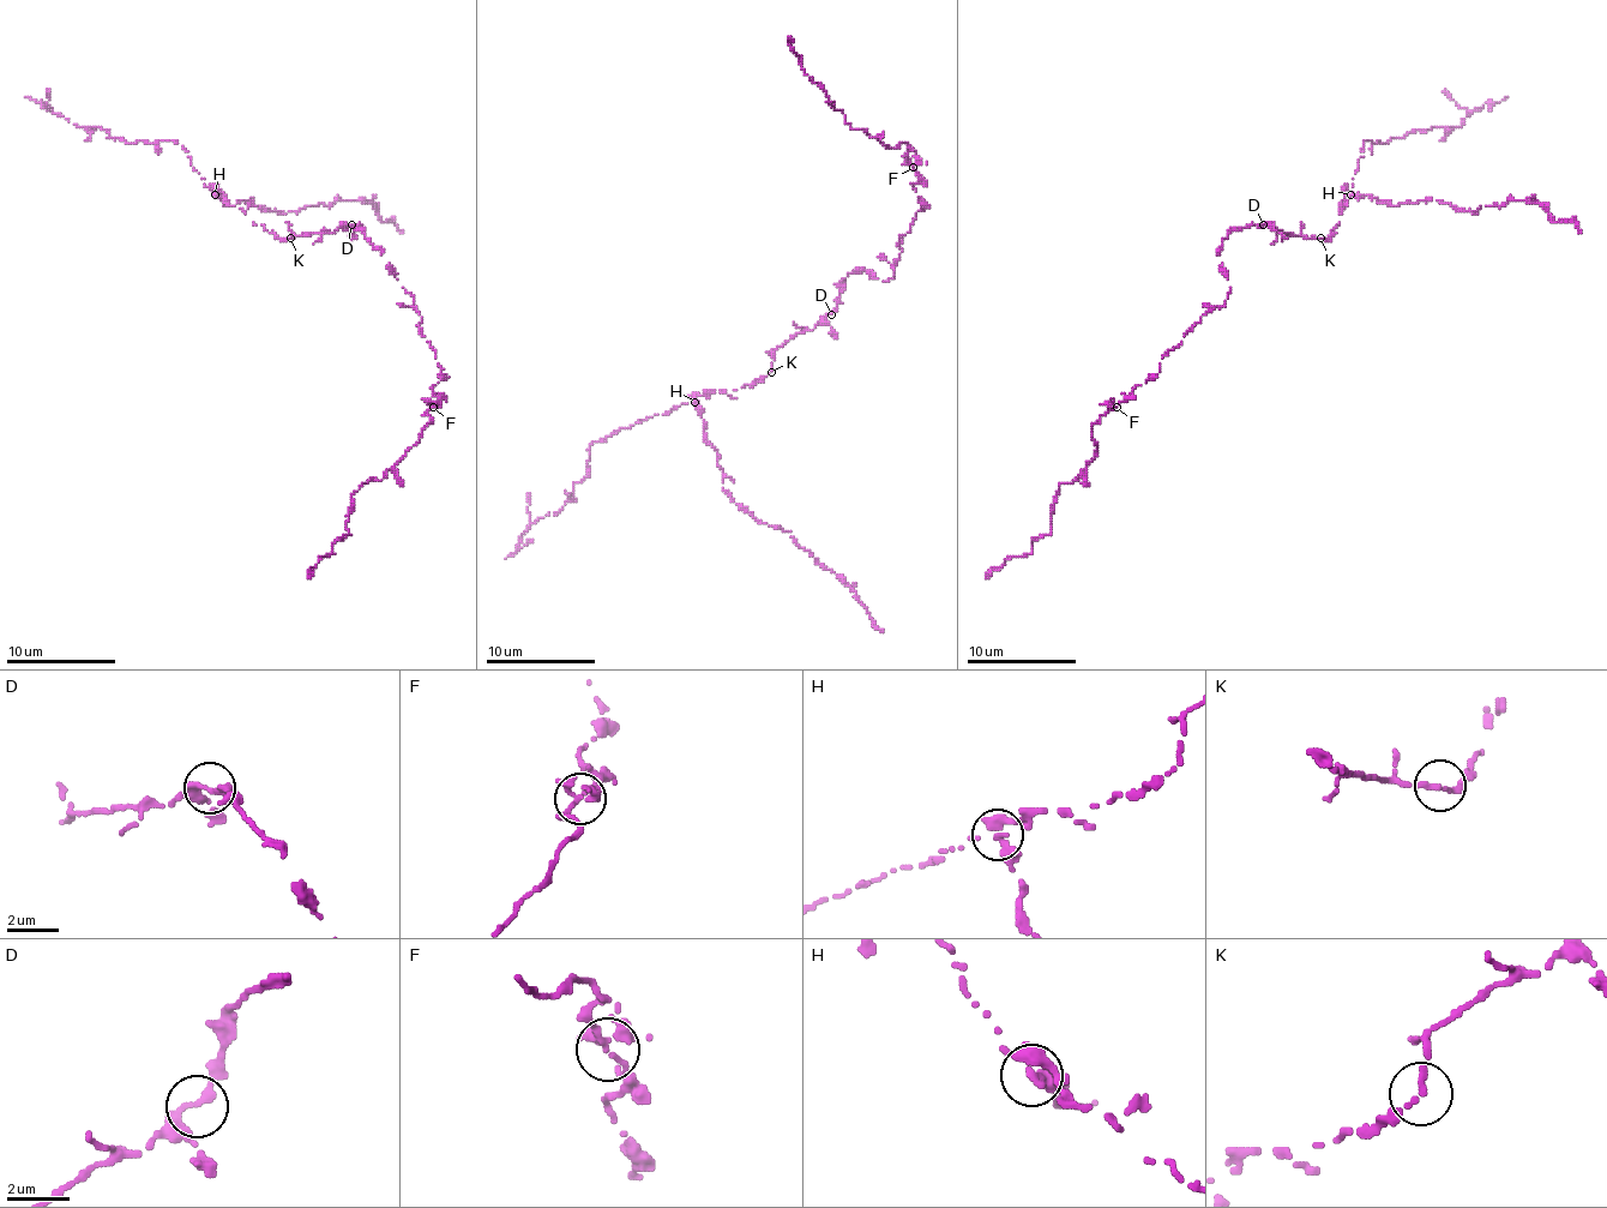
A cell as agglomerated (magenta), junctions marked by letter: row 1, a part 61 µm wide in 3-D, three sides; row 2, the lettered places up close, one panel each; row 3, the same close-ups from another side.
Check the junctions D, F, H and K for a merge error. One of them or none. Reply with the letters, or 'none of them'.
H

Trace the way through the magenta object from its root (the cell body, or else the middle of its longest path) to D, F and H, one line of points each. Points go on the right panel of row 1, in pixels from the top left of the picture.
D: (1246, 224), (1263, 224)
F: (1246, 224), (1235, 228), (1220, 250), (1231, 287), (1225, 304), (1211, 306), (1162, 358), (1160, 372), (1117, 407)
H: (1246, 224), (1271, 224), (1280, 233), (1325, 239), (1338, 224), (1338, 205), (1347, 190), (1350, 194)

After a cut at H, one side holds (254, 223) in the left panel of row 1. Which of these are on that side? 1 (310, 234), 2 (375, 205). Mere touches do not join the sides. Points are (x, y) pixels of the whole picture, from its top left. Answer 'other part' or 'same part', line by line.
1: same part
2: other part

